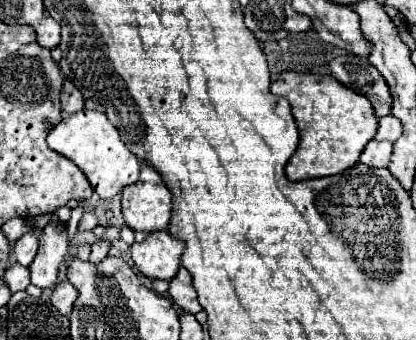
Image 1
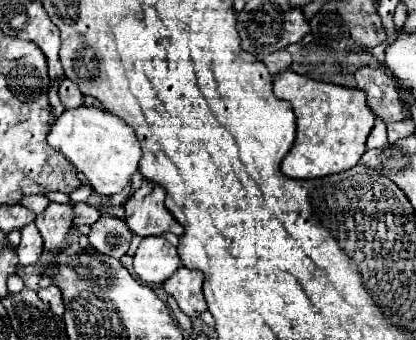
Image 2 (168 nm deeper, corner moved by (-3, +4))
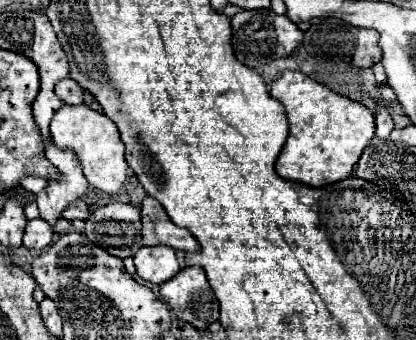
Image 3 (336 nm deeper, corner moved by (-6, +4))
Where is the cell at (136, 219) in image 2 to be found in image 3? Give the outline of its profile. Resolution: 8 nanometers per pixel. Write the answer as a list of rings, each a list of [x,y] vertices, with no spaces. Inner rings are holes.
[[[150,196],[142,202],[142,238],[146,246],[170,246],[182,252],[200,252],[194,236],[172,224],[162,204]]]

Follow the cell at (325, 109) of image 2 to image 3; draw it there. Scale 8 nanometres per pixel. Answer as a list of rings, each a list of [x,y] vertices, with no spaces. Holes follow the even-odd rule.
[[[284,72],[270,84],[270,96],[282,102],[290,132],[276,160],[276,172],[310,188],[322,188],[354,174],[358,158],[374,136],[374,114],[302,72]]]

